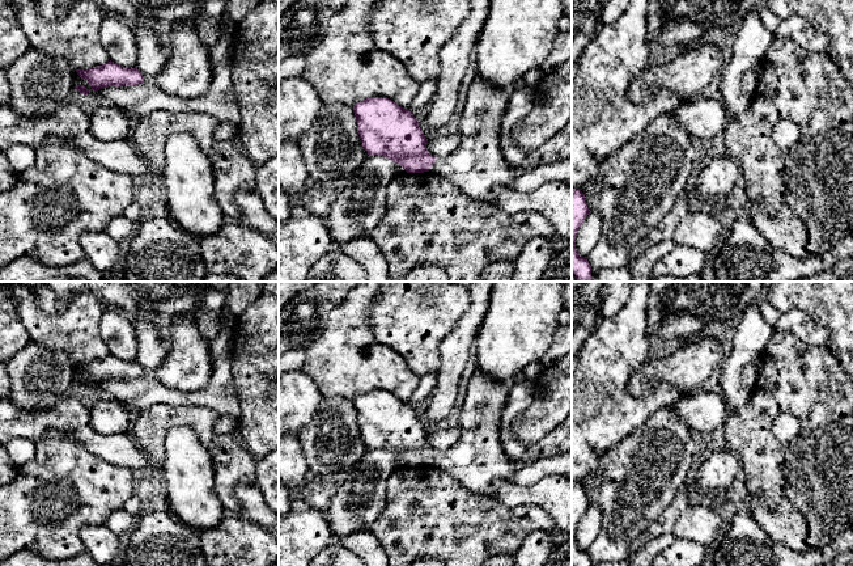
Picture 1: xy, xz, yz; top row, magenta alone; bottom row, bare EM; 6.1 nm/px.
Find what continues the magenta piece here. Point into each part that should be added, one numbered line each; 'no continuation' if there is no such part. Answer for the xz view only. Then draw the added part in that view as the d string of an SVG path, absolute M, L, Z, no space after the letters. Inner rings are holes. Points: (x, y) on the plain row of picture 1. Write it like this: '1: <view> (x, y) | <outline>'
1: xz (478, 461) | M476 368L470 379L461 410L458 424L461 438L449 451L436 453L429 465L445 470L468 490L485 495L492 494L498 481L509 482L509 478L515 472L515 465L509 460L500 439L501 413L509 389L509 384L497 381Z

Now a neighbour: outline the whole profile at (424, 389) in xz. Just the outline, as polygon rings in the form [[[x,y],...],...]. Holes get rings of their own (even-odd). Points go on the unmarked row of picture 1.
[[[434,375],[420,376],[420,383],[416,390],[409,397],[408,404],[411,406],[424,405],[428,401],[428,398],[432,396],[436,383],[437,383],[437,377]]]

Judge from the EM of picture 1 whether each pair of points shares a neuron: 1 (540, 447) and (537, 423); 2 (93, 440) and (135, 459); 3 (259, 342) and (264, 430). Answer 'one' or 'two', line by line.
1: two
2: one
3: one

